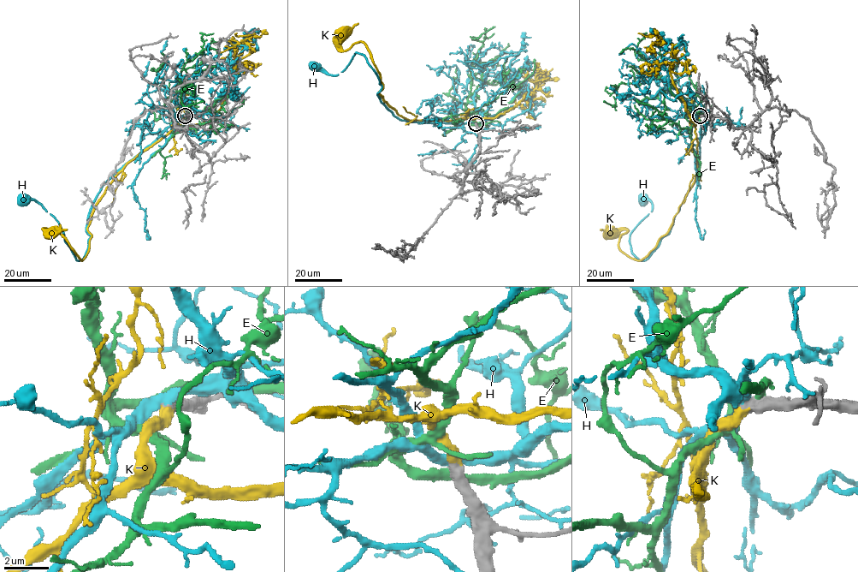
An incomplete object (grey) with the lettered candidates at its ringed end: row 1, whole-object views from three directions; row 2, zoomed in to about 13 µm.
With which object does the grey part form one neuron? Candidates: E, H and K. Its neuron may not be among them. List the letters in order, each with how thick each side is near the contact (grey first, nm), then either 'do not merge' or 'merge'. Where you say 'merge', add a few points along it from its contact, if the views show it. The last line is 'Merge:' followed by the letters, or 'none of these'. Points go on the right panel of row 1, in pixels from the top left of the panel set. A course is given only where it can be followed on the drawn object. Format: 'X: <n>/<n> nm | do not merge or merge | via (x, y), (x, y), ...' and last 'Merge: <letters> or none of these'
E: 650/360 nm | do not merge
H: 550/380 nm | do not merge
K: 550/400 nm | merge | via (701, 116), (695, 130), (696, 174), (669, 230), (636, 260), (619, 249), (619, 237), (626, 229), (610, 235)
Merge: K

